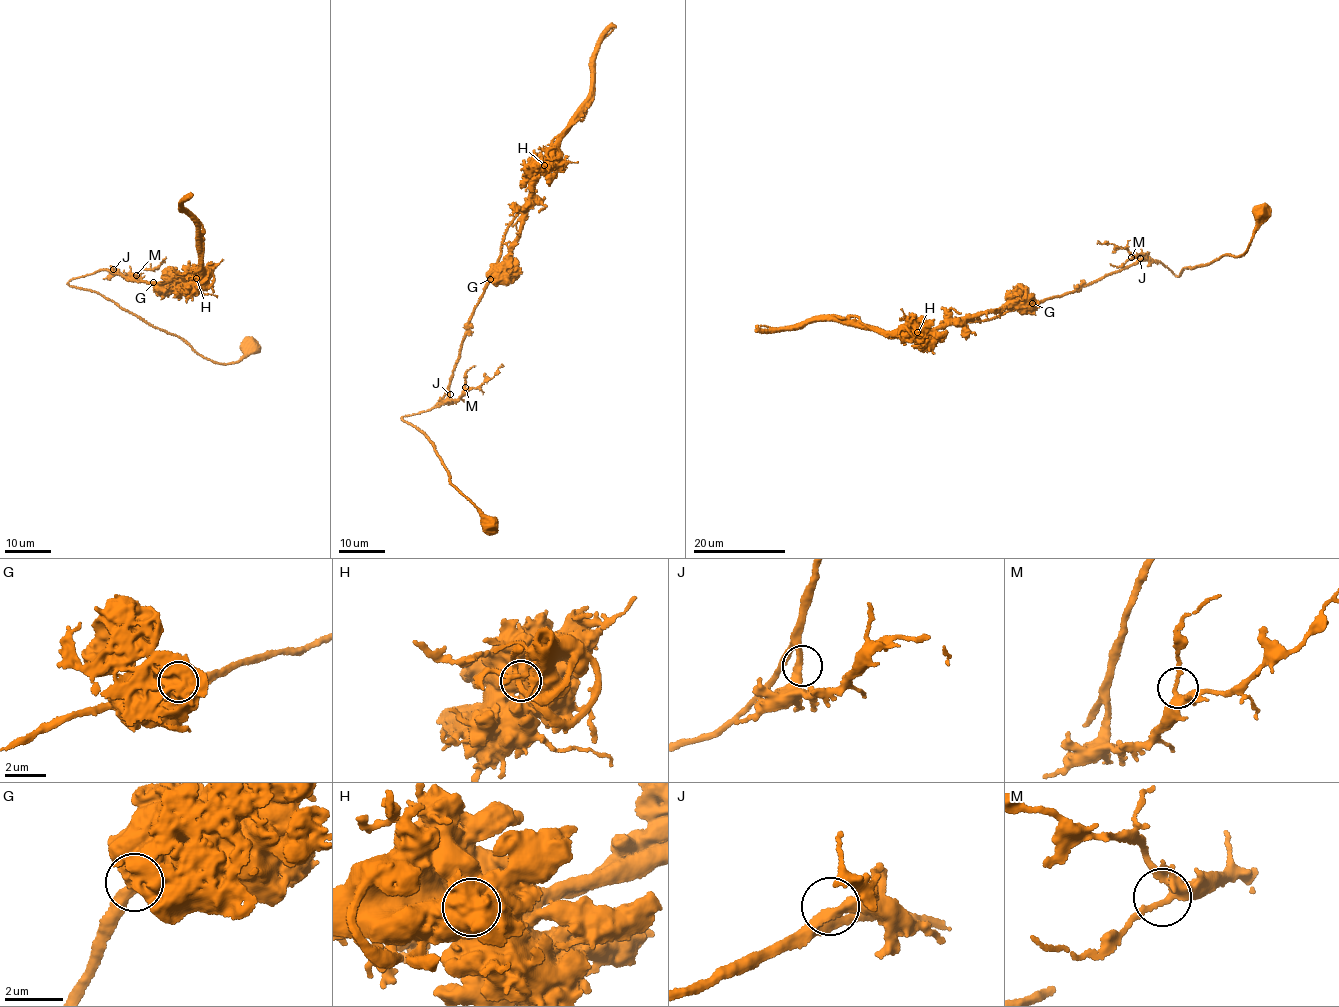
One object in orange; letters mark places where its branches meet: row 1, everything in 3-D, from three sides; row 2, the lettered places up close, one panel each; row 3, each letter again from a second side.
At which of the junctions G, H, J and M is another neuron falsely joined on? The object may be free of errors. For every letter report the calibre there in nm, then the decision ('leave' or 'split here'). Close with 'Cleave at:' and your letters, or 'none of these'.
G: 400 nm thick; leave
H: 1250 nm thick; split here
J: 280 nm thick; leave
M: 320 nm thick; leave
Cleave at: H

